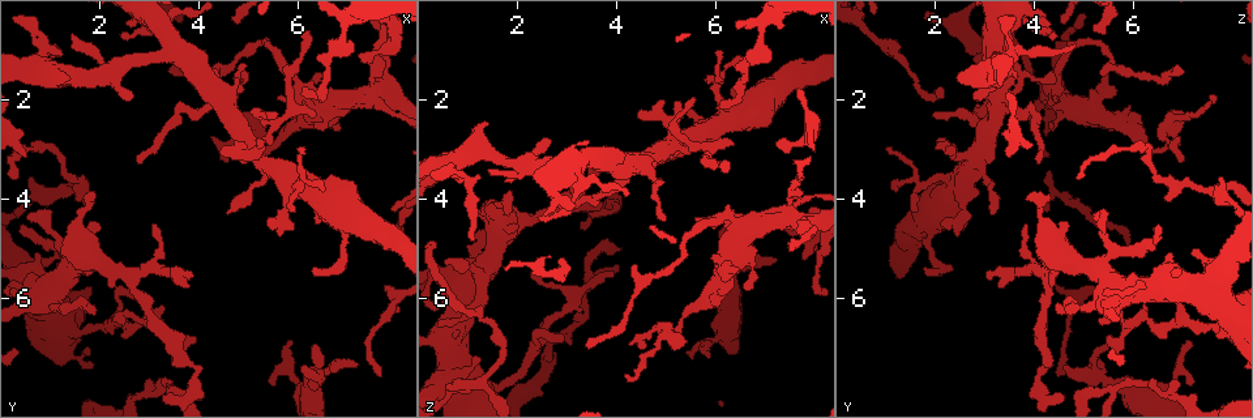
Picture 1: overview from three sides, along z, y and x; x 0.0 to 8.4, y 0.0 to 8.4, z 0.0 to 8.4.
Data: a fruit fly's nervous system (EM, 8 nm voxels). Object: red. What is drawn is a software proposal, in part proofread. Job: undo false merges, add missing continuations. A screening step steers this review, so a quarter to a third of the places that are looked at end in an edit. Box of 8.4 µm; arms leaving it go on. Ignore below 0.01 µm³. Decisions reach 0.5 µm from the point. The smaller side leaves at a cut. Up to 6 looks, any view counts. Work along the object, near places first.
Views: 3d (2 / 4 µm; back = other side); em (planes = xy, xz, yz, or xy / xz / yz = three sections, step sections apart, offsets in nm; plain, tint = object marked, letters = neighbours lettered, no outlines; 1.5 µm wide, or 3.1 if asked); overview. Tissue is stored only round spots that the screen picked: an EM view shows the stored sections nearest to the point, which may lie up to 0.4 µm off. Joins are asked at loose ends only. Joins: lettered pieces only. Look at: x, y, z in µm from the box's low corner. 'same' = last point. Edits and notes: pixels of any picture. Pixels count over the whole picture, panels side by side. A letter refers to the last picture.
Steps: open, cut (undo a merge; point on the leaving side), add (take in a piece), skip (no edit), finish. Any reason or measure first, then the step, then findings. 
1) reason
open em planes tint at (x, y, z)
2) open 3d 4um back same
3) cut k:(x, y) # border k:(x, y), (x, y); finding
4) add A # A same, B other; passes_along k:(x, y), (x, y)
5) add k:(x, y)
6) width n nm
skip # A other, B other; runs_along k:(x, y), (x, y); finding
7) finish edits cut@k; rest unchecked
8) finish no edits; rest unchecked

free end
open em xy step 8 tint at (3.90, 6.75, 5.50)

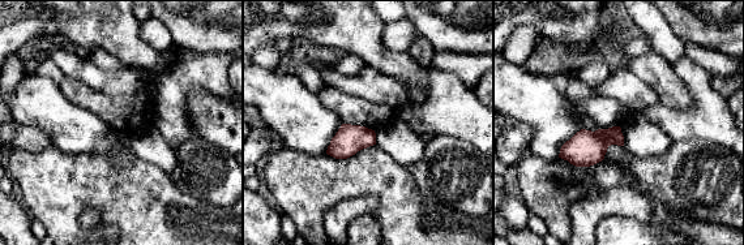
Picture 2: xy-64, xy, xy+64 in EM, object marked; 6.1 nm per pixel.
another direction
open em yz step 8 letters same

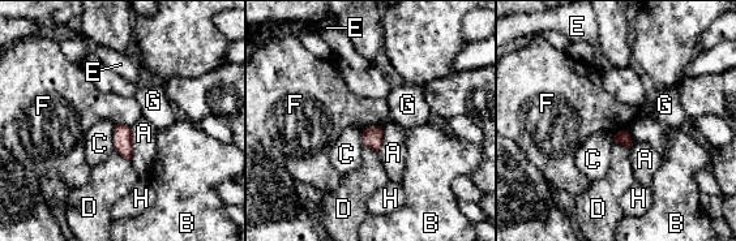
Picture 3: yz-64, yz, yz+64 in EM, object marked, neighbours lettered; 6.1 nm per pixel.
skip # A other, B other, C other, D other, E other, F other, G other, H other; border 3:(381, 125), (369, 125), (363, 130); none of them fits

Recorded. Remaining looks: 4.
thin end
open 3d 2um at (5.85, 6.80, 7.15)

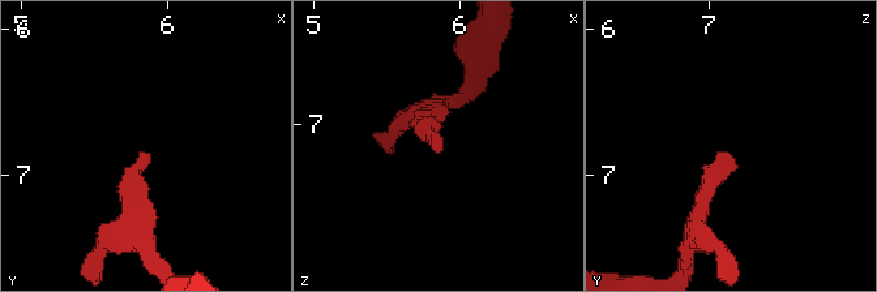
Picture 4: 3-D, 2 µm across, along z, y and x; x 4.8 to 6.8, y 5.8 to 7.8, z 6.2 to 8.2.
need the tissue
open em yz step 4 letters at (5.84, 6.86, 7.06)

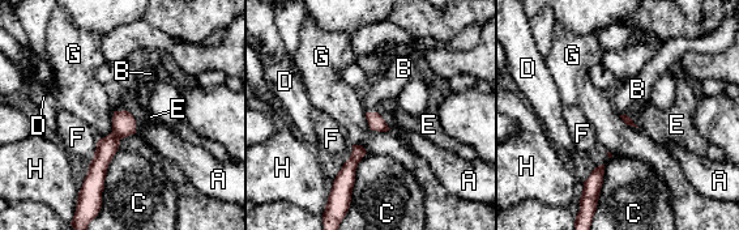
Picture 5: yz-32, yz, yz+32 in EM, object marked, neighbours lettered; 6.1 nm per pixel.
add B # A other, B same, C other, D other, E other, F other, G other, H other; it goes on there

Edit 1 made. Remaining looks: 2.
tapers out
open em xz step 4 plain at (5.95, 4.25, 1.50)

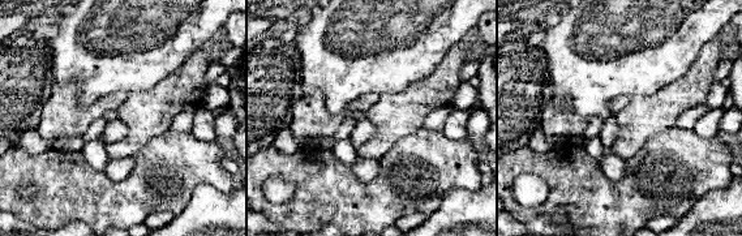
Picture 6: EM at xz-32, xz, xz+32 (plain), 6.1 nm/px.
open em xz step 4 letters same

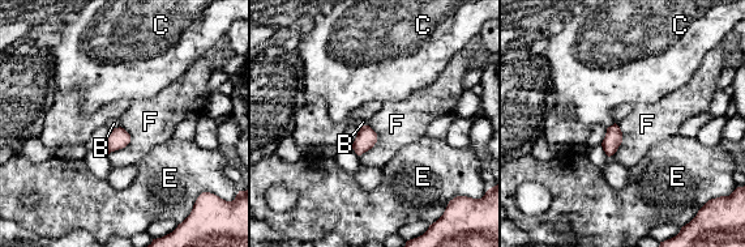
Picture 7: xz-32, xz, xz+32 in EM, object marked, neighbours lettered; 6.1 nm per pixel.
skip # B other, C other, E other, F other; border 7:(120, 126), (129, 141), (108, 154); none of them fits

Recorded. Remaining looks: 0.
finish edits add@5; rest unchecked

